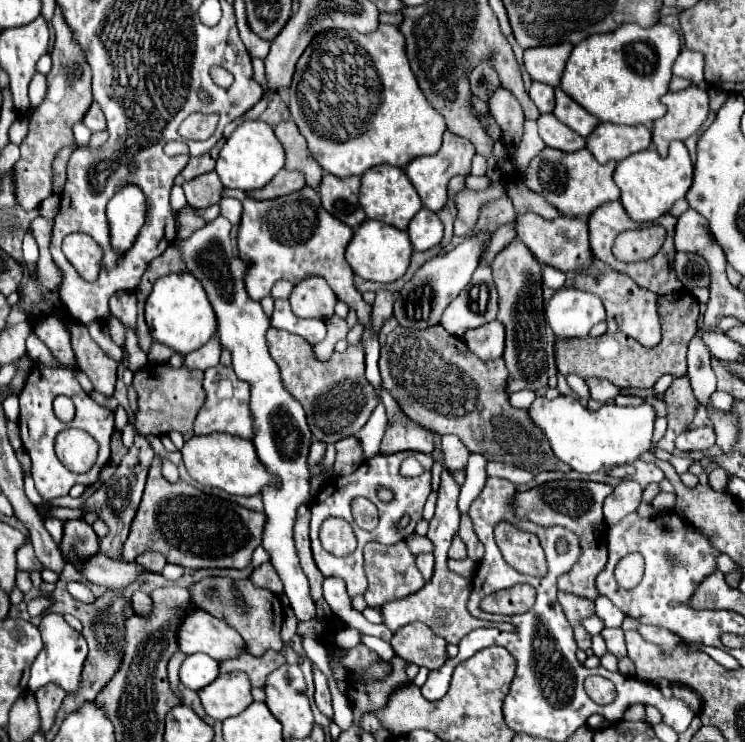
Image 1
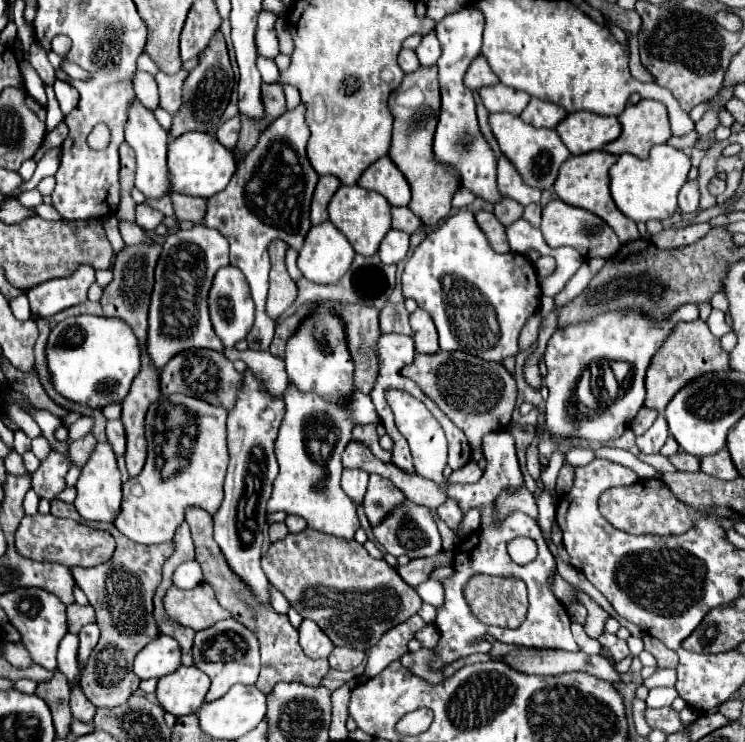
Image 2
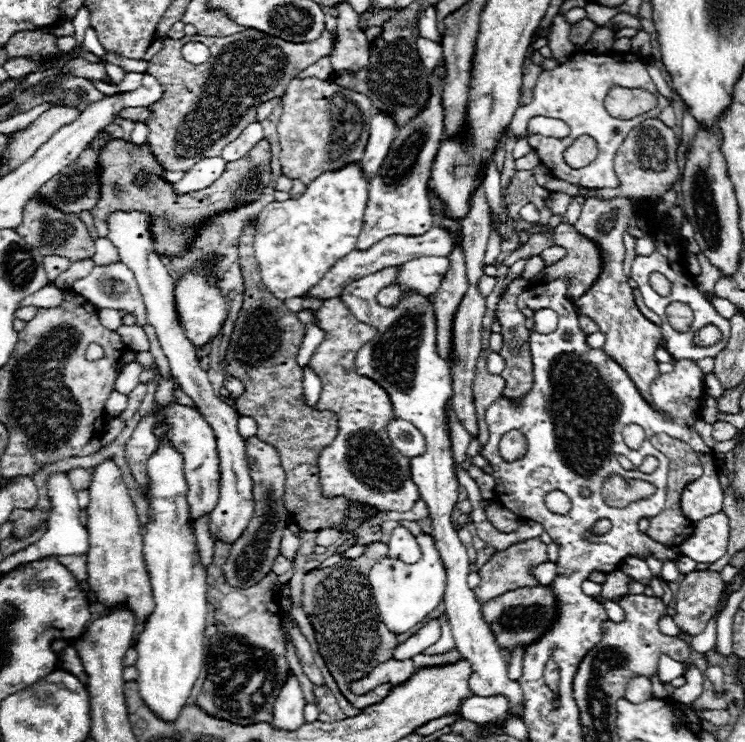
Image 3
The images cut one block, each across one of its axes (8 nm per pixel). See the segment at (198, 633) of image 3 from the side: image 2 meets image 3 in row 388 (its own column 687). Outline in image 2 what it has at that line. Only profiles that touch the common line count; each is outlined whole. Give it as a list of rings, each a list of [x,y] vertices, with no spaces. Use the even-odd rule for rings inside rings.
[[[668,144],[654,146],[648,160],[640,160],[630,154],[618,156],[616,164],[610,168],[610,194],[622,214],[634,222],[648,222],[652,218],[670,218],[676,210],[678,190],[684,186],[690,170],[690,158]]]

